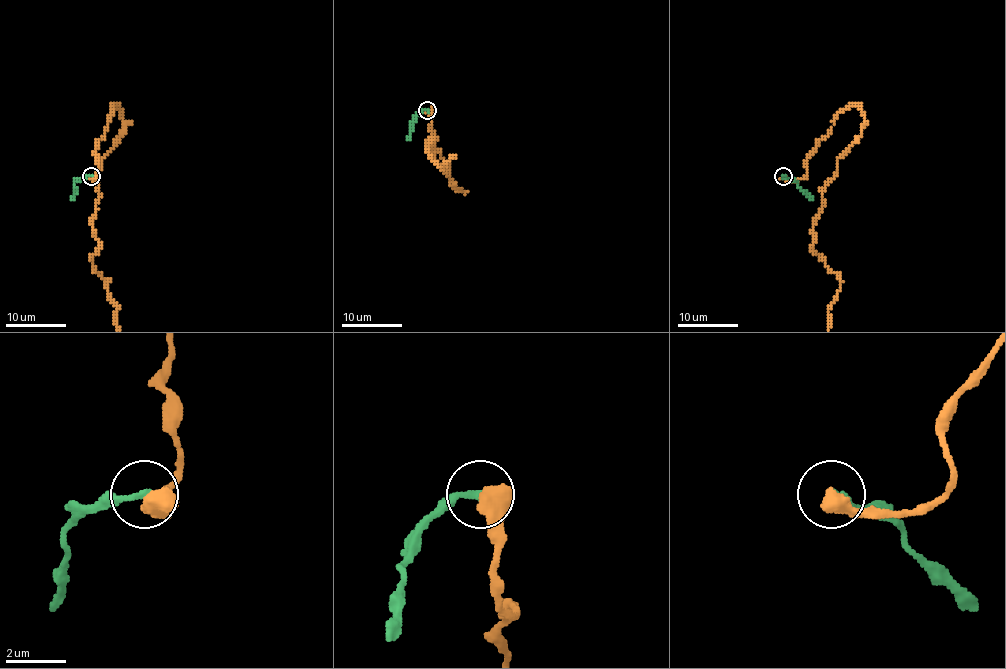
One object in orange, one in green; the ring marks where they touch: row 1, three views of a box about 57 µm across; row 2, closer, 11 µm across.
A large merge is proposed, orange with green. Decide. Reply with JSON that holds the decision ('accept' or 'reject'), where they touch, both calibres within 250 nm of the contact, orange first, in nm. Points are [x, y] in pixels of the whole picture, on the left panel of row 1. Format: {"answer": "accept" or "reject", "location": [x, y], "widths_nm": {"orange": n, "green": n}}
{"answer": "reject", "location": [91, 176], "widths_nm": {"orange": 650, "green": 220}}

